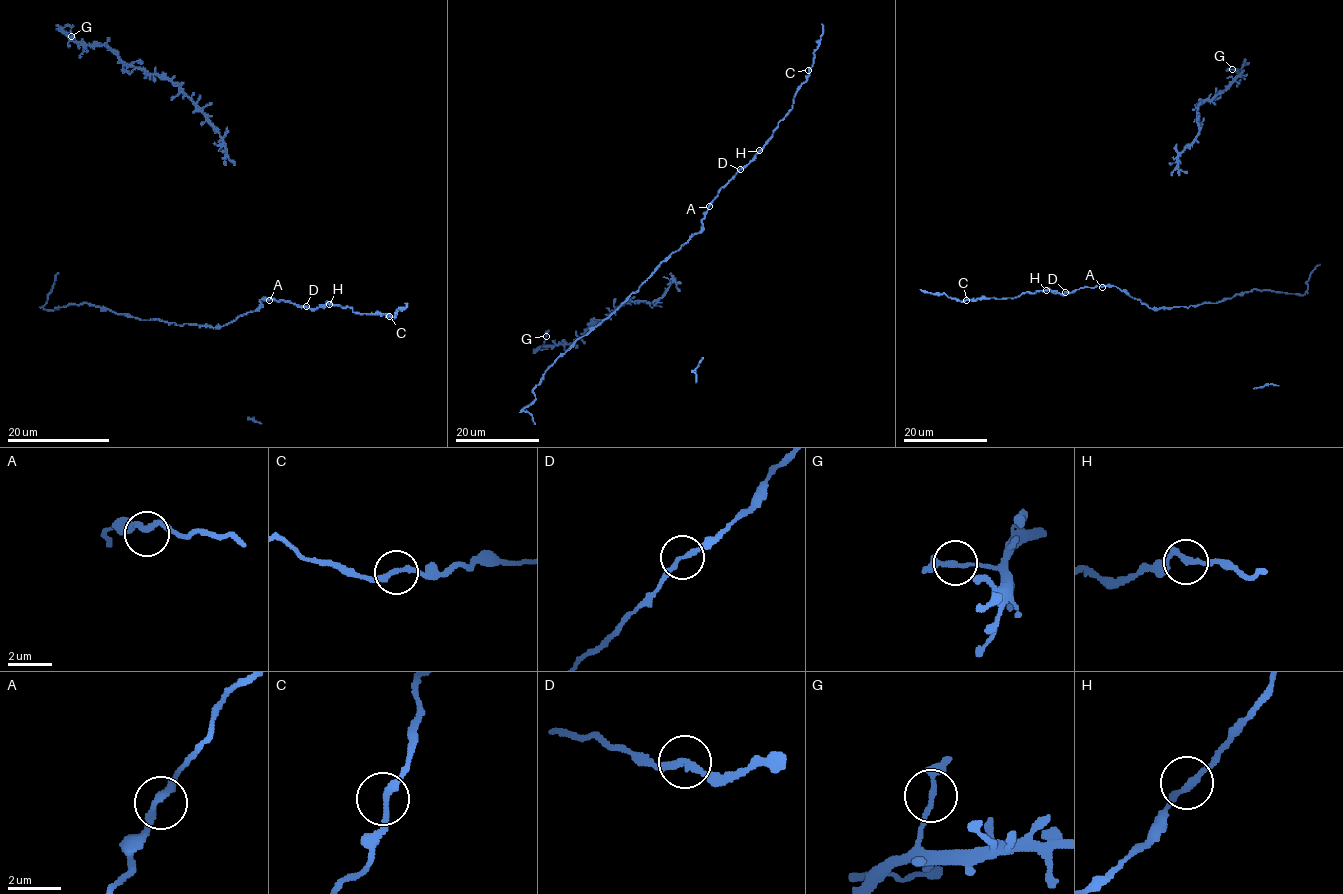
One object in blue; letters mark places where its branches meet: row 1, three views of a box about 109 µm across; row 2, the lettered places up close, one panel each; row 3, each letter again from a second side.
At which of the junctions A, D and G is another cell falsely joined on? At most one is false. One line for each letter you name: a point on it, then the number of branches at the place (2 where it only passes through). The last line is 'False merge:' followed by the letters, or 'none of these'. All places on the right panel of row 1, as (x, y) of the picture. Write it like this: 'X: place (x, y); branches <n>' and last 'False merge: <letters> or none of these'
False merge: none of these

